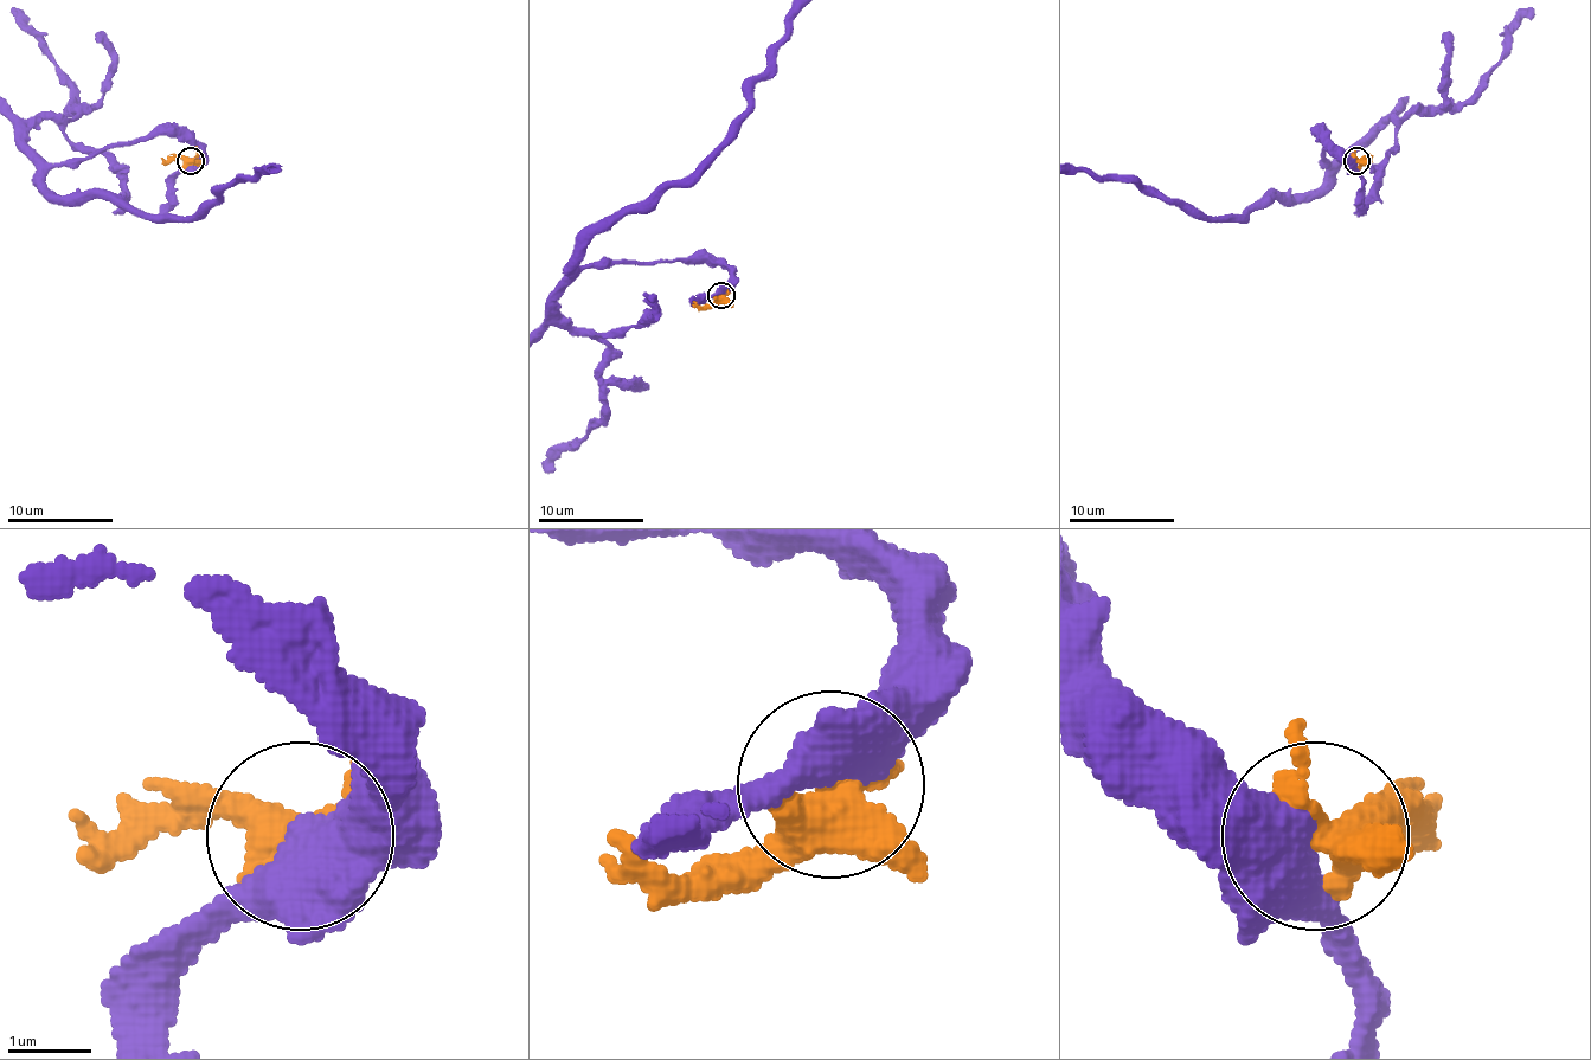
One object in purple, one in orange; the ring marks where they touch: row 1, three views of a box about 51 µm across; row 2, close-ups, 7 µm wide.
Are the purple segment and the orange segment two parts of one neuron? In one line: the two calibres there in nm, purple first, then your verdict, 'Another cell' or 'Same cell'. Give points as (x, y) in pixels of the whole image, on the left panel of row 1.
Thickness 480 nm (purple) against 400 nm. Another cell

